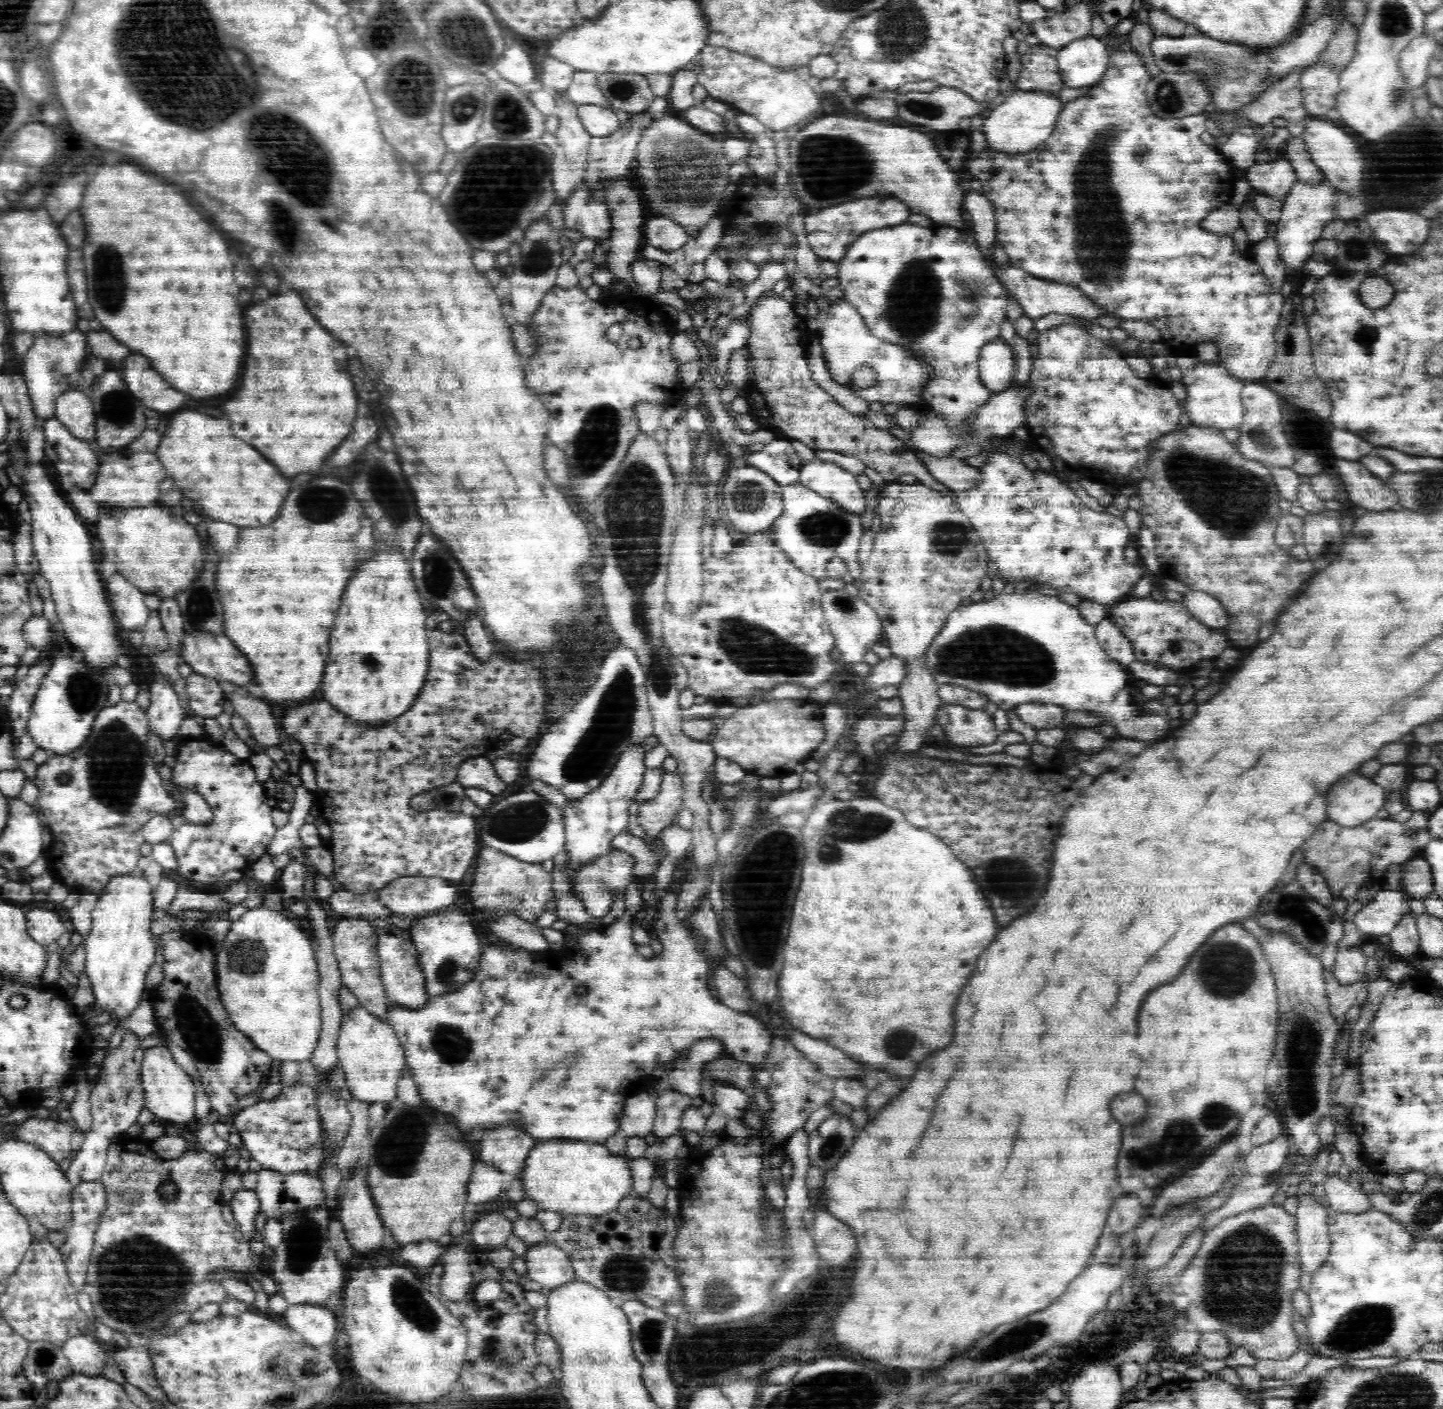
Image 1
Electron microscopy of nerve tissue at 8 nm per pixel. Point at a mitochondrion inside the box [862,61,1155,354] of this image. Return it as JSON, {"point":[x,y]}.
{"point":[1095,165]}

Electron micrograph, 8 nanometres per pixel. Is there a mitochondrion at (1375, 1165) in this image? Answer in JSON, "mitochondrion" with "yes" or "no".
{"mitochondrion":"no"}

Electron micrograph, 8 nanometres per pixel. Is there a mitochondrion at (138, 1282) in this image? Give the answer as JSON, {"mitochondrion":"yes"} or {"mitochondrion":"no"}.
{"mitochondrion":"yes"}

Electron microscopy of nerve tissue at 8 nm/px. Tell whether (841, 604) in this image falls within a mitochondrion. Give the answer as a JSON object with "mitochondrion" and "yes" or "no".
{"mitochondrion":"yes"}

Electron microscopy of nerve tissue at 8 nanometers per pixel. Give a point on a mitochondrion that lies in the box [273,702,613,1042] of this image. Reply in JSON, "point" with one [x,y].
{"point":[528,822]}

